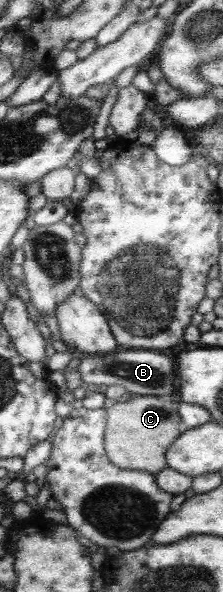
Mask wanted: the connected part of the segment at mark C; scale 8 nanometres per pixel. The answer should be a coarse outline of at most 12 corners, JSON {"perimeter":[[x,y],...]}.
{"perimeter":[[173,395],[106,407],[105,448],[122,469],[155,475],[185,432]]}

